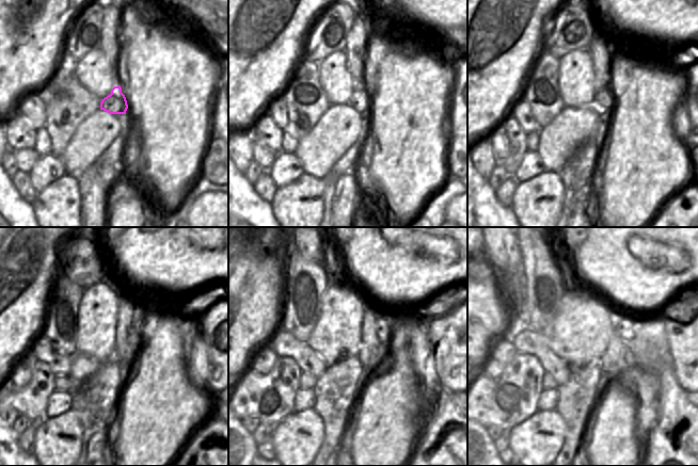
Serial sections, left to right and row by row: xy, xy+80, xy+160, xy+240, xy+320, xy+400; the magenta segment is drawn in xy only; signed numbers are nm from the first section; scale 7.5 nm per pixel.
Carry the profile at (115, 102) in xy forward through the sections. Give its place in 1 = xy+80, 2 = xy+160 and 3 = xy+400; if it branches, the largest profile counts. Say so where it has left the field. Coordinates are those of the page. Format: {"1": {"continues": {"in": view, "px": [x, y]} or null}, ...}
{"1": {"continues": {"in": "xy+80", "px": [360, 100]}}, "2": {"continues": {"in": "xy+160", "px": [604, 100]}}, "3": {"continues": {"in": "xy+400", "px": [623, 325]}}}

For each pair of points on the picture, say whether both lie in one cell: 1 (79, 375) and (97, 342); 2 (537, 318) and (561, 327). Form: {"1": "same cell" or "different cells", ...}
{"1": "different cells", "2": "different cells"}

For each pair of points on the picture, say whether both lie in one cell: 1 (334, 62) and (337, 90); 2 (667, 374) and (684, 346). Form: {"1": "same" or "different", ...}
{"1": "same", "2": "different"}

